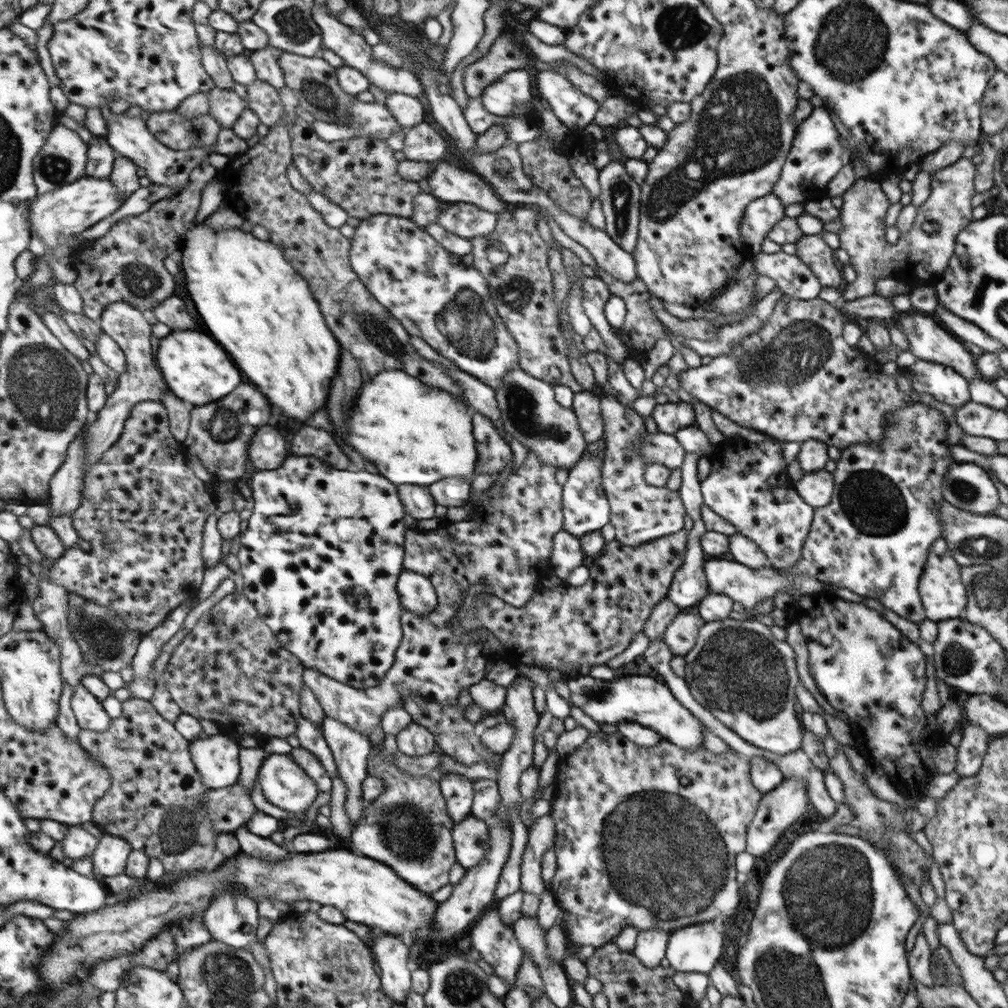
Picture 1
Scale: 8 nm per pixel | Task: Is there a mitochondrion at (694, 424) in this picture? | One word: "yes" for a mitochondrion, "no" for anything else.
no

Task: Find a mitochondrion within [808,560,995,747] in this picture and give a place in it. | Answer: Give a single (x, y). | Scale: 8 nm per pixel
(956, 660)

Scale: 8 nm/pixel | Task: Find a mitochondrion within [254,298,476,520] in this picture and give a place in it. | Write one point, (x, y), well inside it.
(376, 331)

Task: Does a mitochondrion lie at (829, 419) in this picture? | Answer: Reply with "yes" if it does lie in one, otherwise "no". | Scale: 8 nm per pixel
no

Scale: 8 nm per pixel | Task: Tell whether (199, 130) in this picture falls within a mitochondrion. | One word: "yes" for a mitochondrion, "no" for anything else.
yes

